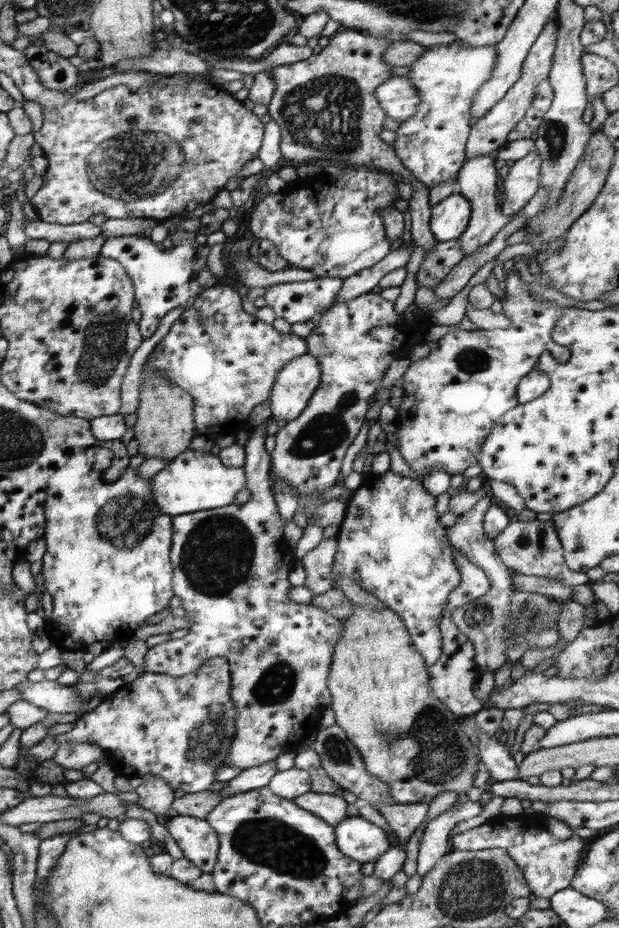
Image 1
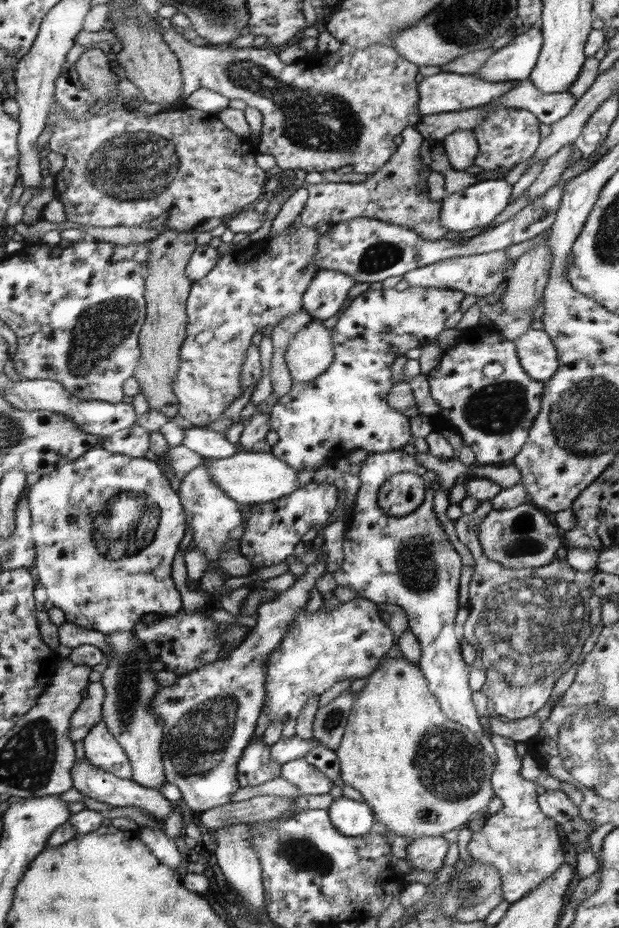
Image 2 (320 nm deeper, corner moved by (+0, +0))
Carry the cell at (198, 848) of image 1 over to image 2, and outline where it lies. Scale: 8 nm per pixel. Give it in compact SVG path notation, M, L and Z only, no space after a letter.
M86 756L74 763L71 768L71 777L74 788L79 790L88 798L94 798L98 802L106 802L113 807L138 807L147 815L163 820L168 813L174 808L172 802L169 801L158 789L146 788L132 779L123 779L114 776L111 772L105 771L102 767L93 765Z

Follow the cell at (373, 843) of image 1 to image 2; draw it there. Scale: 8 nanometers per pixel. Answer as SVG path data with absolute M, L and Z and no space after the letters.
M345 796L333 800L327 811L331 823L348 836L363 836L372 830L376 822L373 810L365 802Z

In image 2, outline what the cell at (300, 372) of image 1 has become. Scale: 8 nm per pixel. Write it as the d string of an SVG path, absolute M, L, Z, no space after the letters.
M310 319L287 344L285 361L294 383L310 382L332 364L334 343L322 320Z

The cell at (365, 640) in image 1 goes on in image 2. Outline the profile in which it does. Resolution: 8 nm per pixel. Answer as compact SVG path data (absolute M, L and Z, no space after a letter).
M405 656L398 658L386 657L367 679L368 683L366 683L366 687L358 692L358 696L356 696L354 707L352 707L352 711L348 715L348 722L346 723L341 743L334 752L337 754L339 760L339 777L347 787L354 787L362 794L364 802L373 810L375 820L377 818L391 834L403 836L410 841L415 838L427 836L442 837L446 832L457 829L460 824L464 824L467 820L480 815L485 816L489 802L495 797L493 786L491 785L494 761L490 759L490 756L484 751L478 738L469 728L450 720L442 712L440 705L438 705L438 700L429 691L427 680L424 678L418 665L412 664Z

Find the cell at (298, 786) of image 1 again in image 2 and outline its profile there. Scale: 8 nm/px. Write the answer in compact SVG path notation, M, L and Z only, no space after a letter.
M291 760L281 765L281 777L298 787L300 794L328 794L333 782L307 760Z

